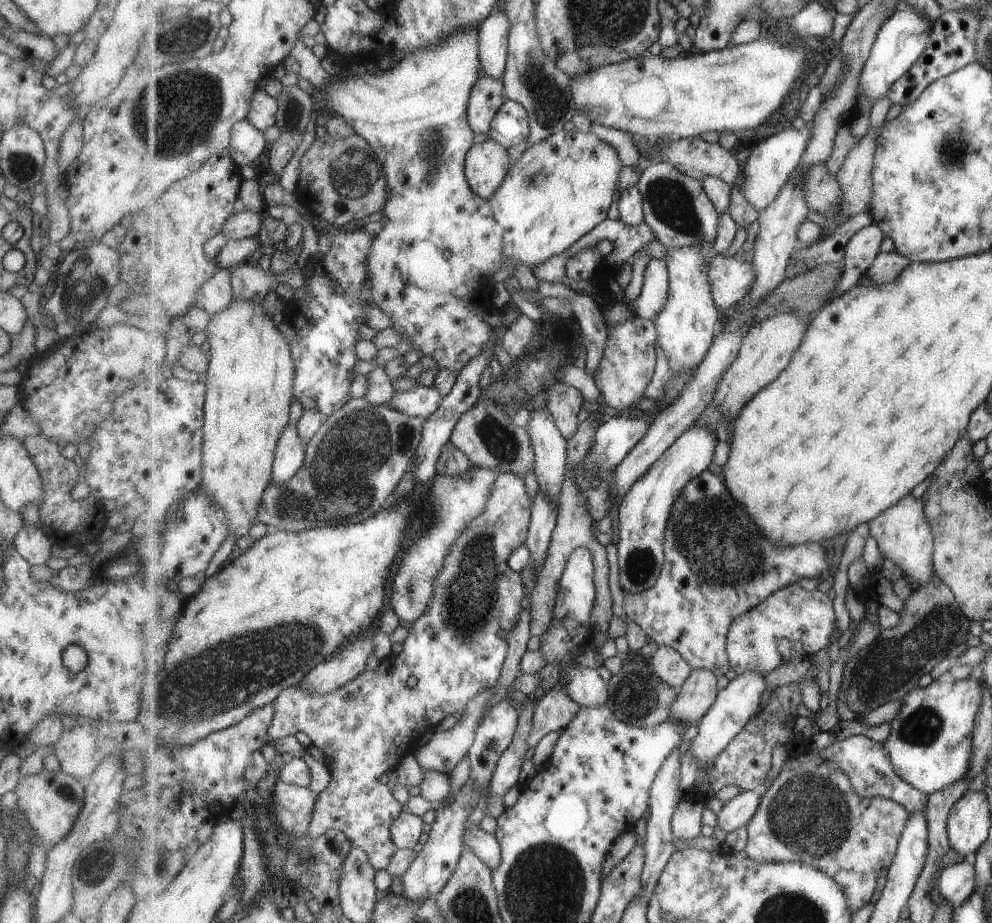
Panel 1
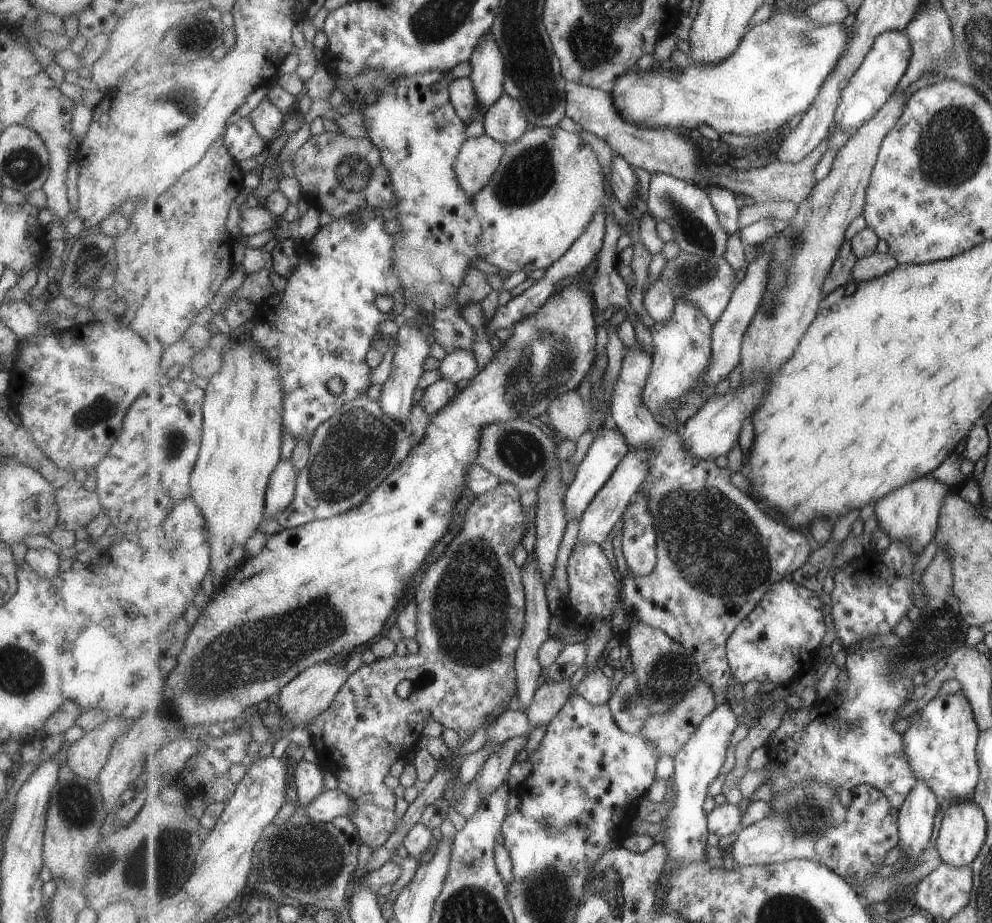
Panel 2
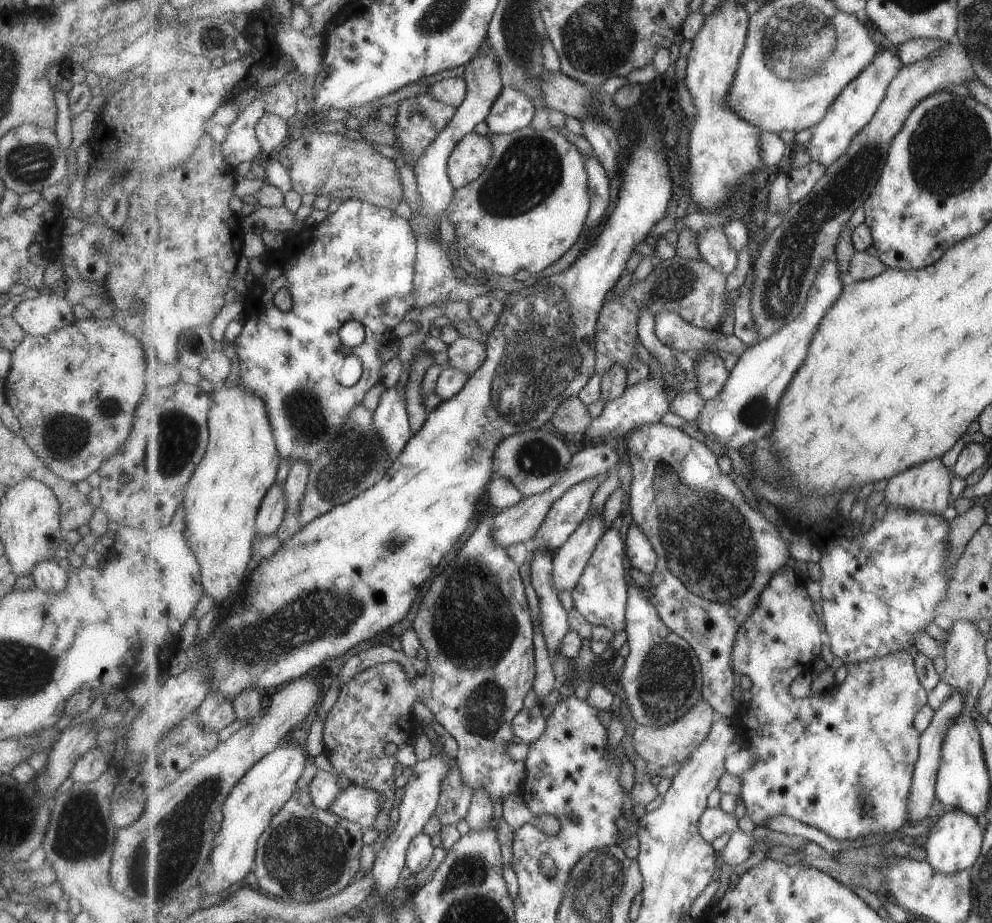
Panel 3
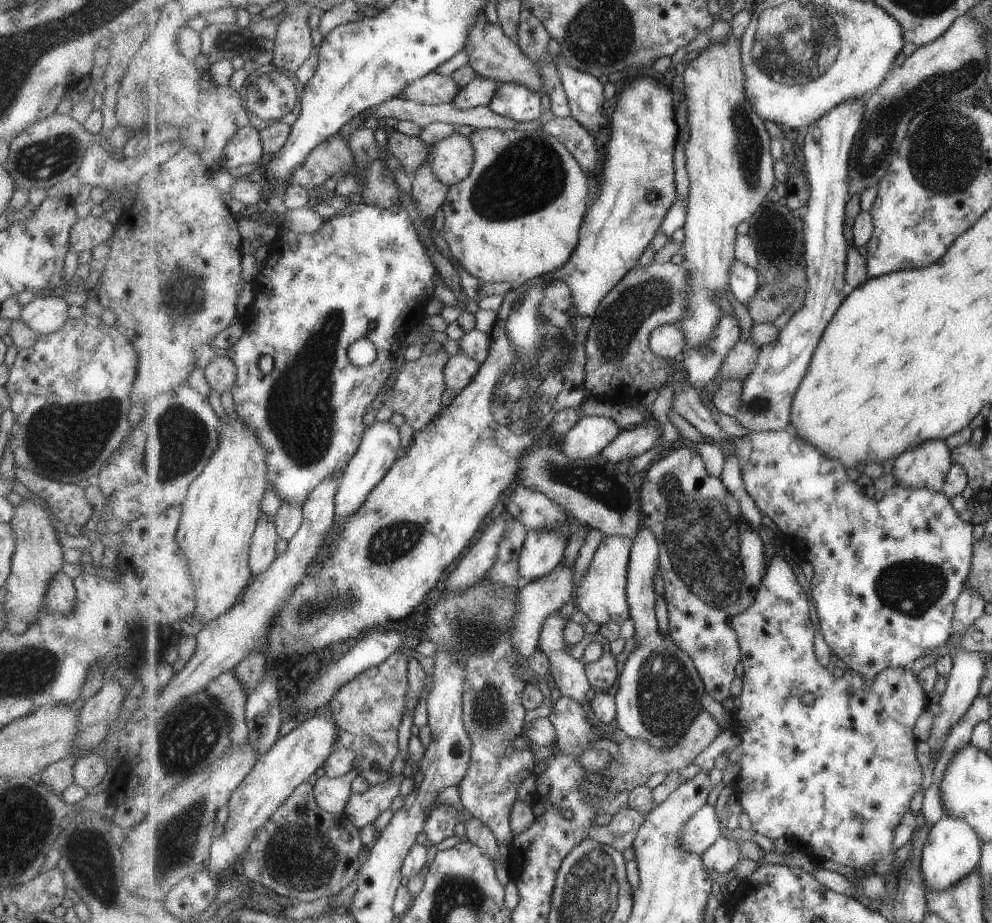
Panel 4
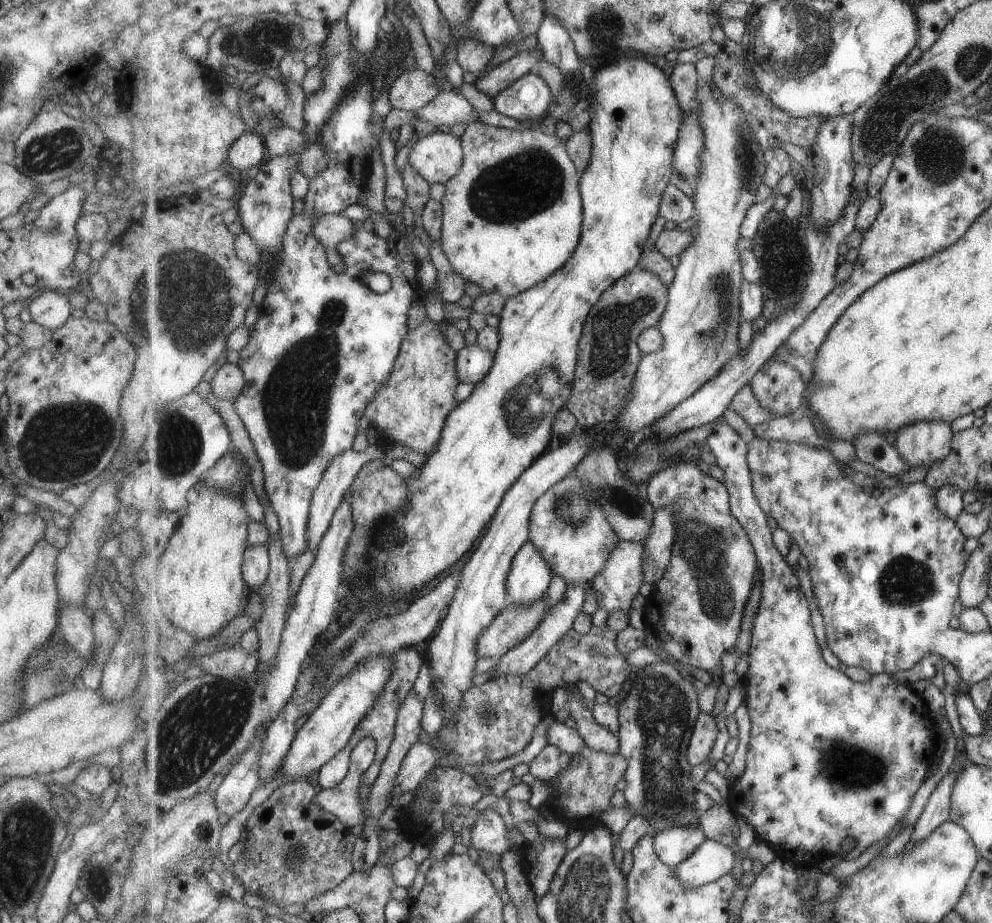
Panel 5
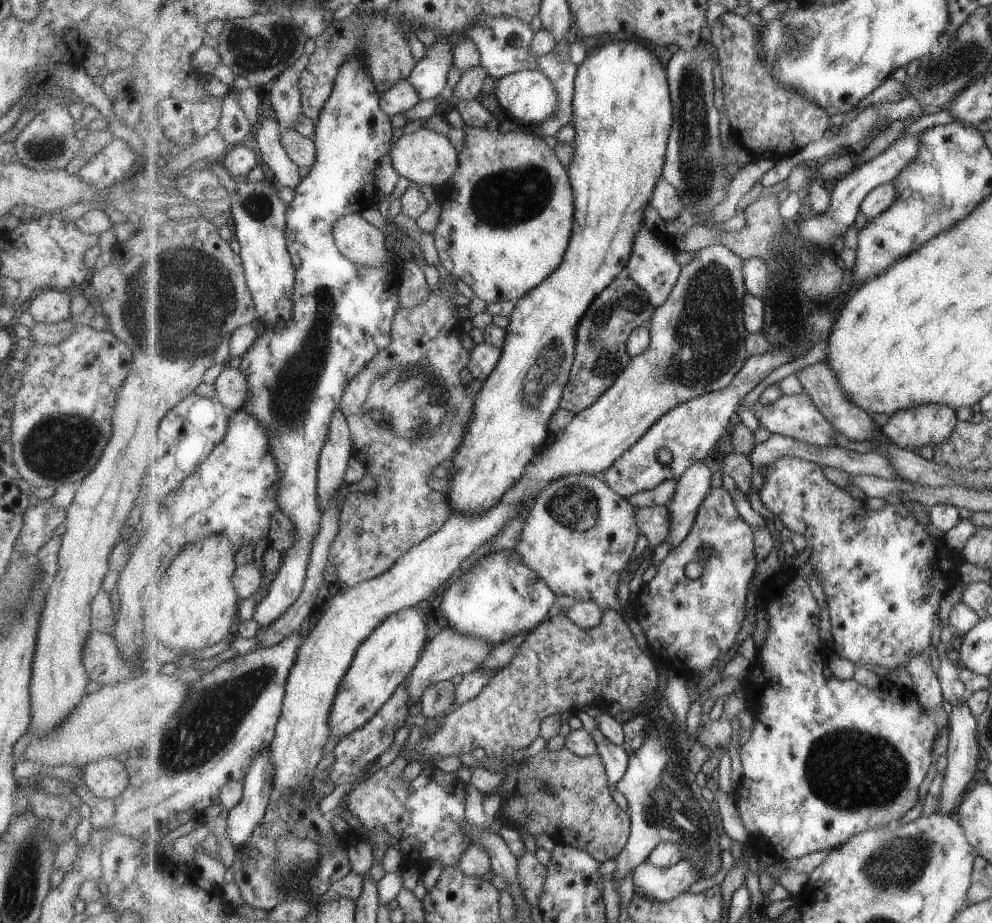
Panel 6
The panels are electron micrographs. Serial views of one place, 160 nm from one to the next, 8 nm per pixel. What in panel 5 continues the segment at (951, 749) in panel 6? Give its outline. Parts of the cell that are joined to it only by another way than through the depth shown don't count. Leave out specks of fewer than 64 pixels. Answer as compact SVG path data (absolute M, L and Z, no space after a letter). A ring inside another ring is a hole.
M962 768L945 774L937 788L931 793L928 803L913 827L913 832L907 843L909 847L923 843L936 828L950 820L952 784L956 776L960 776Z

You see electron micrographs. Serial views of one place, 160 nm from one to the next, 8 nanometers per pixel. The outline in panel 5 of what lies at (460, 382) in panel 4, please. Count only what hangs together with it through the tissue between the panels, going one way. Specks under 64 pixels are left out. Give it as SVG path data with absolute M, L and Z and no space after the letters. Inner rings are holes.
M465 345L458 351L456 360L457 374L460 382L476 385L489 371L494 363L494 354L481 345Z

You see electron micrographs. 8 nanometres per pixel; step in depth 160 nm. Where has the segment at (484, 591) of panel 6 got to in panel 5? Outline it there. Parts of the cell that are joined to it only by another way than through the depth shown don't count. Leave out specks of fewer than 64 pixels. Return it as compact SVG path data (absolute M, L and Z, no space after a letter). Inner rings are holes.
M534 542L524 544L514 558L507 579L509 605L537 602L547 594L554 578L554 570Z

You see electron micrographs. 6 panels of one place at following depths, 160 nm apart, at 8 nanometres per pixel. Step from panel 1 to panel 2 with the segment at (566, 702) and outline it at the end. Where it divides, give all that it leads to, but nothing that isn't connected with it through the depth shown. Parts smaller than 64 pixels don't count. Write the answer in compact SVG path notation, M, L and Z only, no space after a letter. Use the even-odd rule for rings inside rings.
M543 679L535 693L532 705L527 710L532 730L538 726L546 730L569 698L571 698L569 682ZM529 733L504 742L484 762L474 779L481 789L482 800L508 780L511 767L517 760L517 754L525 748L527 740Z

